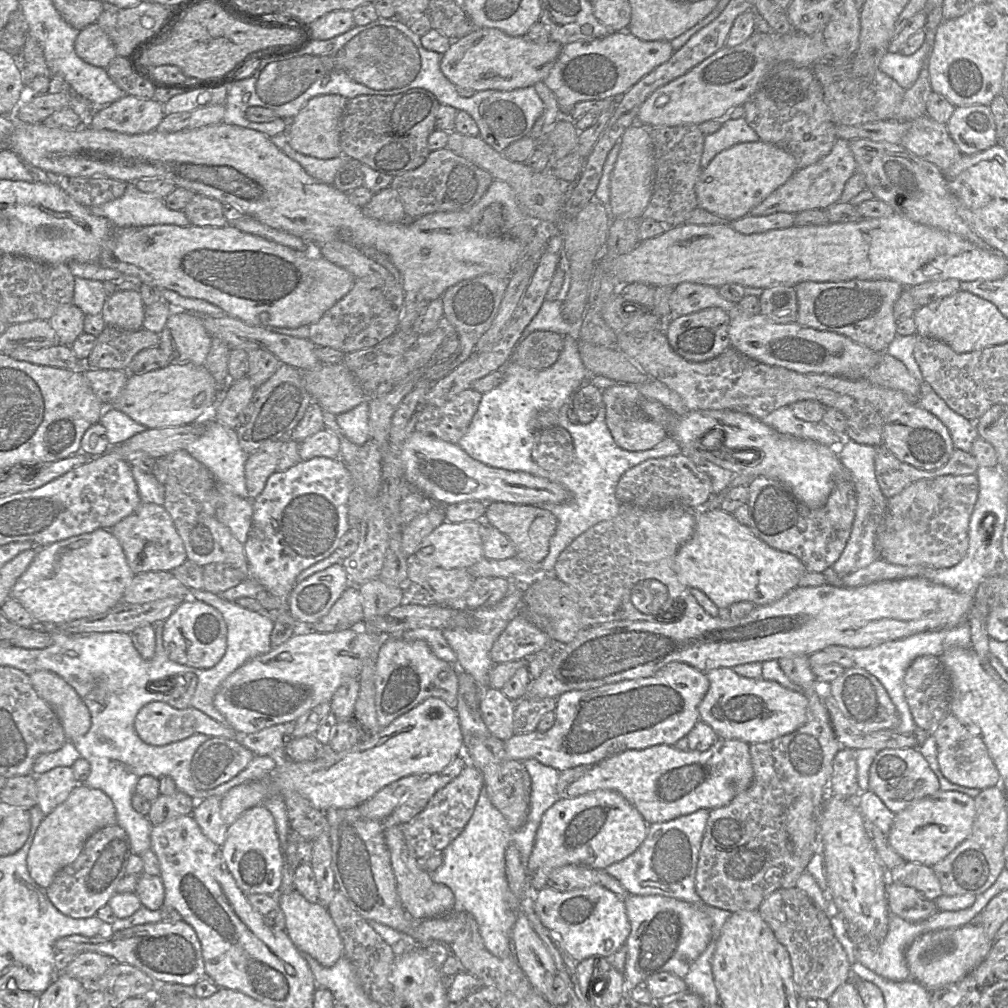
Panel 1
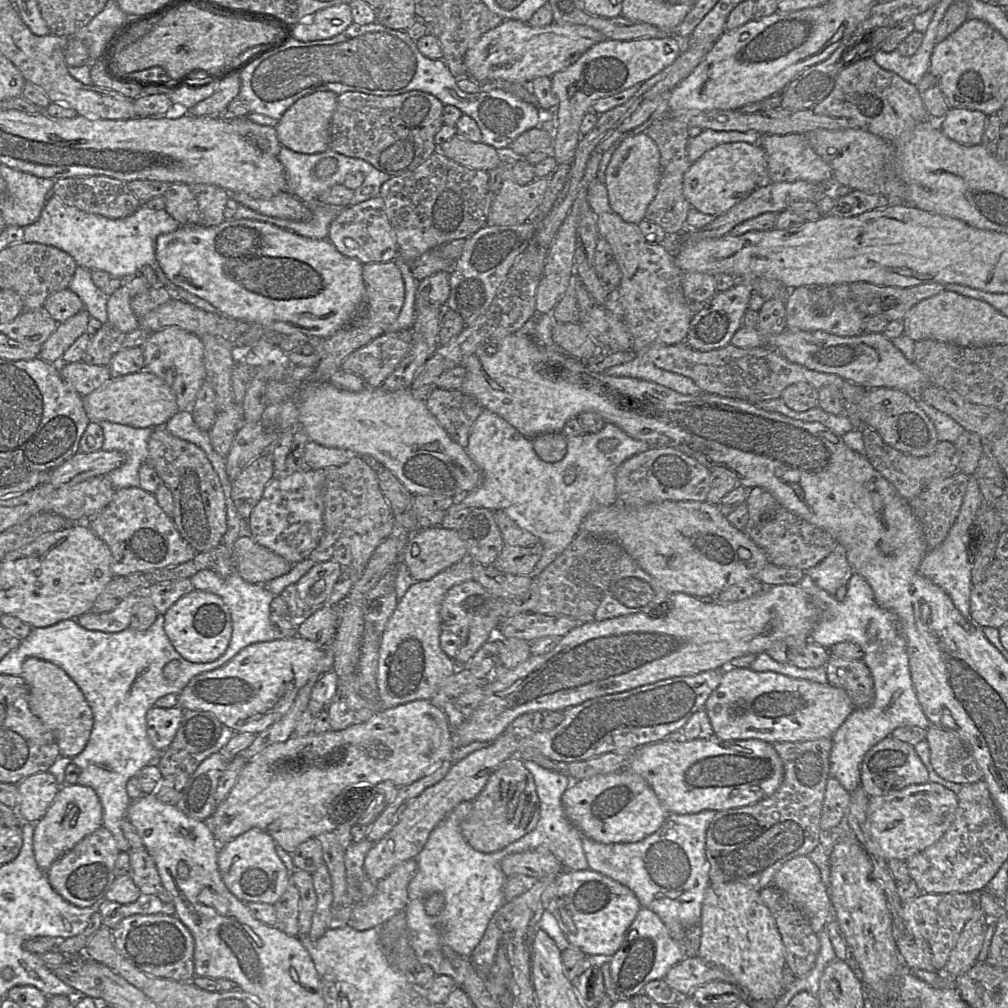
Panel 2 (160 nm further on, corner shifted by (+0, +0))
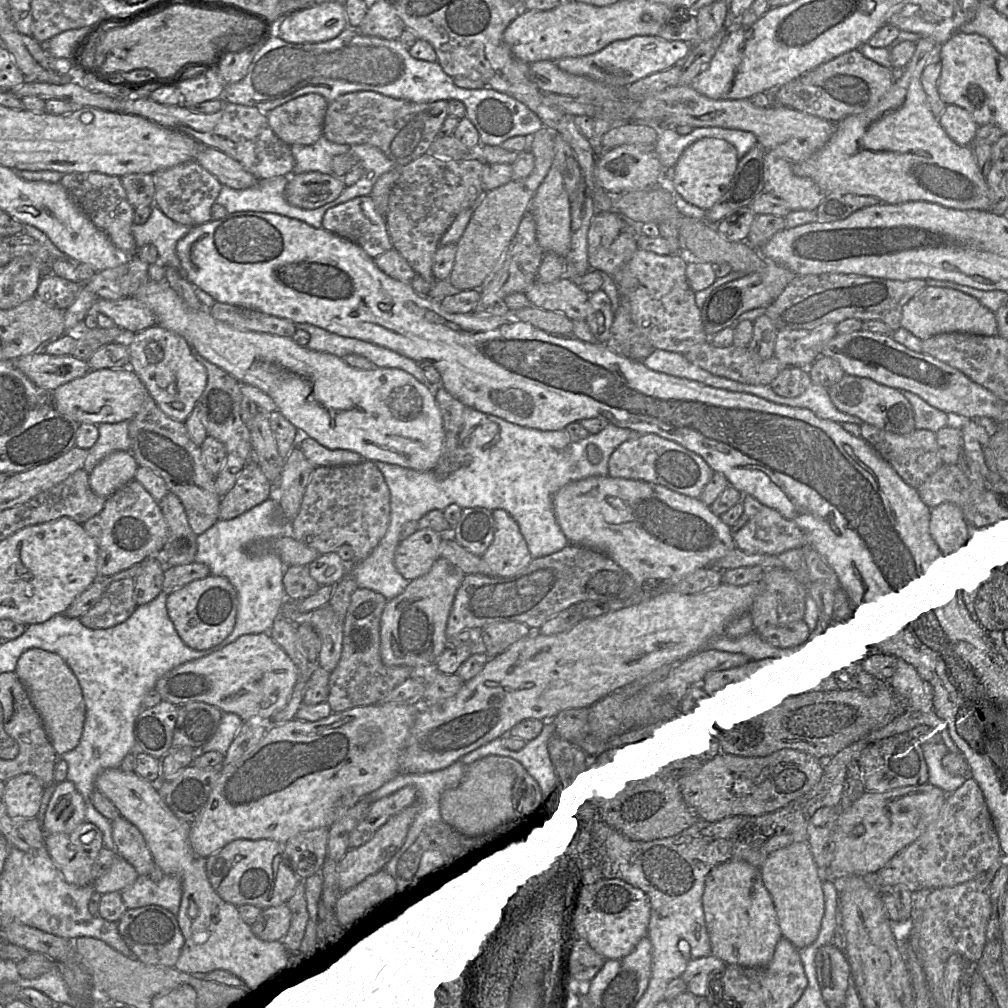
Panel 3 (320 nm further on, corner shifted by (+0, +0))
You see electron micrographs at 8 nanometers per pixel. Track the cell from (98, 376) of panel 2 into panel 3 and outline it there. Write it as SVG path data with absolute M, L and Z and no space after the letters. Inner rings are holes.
M43 349L21 356L13 362L36 386L48 391L82 377L91 370L84 360L72 355L54 356Z

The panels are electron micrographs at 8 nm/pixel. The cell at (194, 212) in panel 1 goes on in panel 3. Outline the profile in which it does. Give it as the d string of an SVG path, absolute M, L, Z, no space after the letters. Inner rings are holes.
M196 160L153 173L154 204L171 220L191 228L211 220L211 208L222 189L222 184Z

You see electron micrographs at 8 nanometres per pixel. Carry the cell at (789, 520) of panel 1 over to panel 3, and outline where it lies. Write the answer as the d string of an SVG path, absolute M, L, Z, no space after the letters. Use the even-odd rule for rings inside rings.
M744 496L741 503L744 506L743 515L731 528L736 549L744 552L746 555L777 557L784 552L808 546L803 532L776 511L762 505L751 496Z

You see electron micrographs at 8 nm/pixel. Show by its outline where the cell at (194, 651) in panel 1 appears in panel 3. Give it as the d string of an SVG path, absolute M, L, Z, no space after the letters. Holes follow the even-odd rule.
M207 575L166 596L166 611L178 637L185 646L201 651L221 643L233 630L237 601L226 578Z

